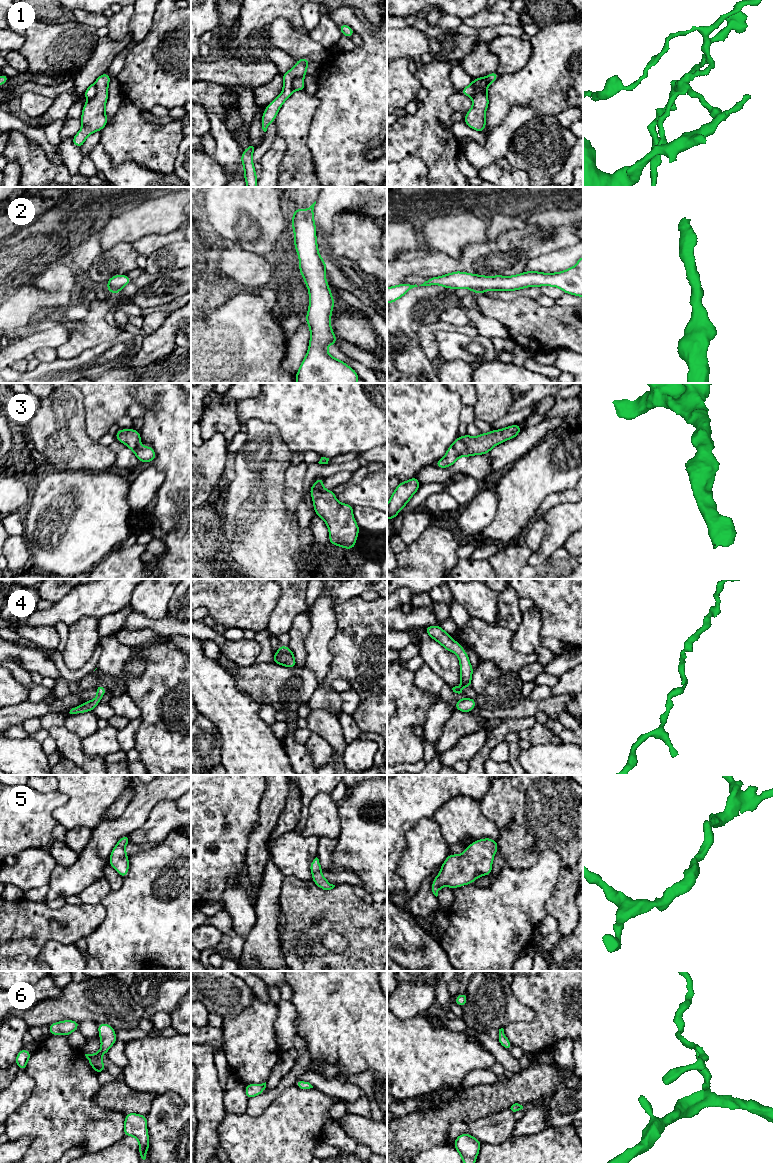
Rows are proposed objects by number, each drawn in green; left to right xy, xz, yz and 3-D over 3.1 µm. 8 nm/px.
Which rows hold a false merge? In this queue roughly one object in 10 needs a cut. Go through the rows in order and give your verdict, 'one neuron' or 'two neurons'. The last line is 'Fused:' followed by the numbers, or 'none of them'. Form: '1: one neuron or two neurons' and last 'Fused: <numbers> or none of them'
1: two neurons
2: one neuron
3: one neuron
4: one neuron
5: one neuron
6: one neuron
Fused: 1

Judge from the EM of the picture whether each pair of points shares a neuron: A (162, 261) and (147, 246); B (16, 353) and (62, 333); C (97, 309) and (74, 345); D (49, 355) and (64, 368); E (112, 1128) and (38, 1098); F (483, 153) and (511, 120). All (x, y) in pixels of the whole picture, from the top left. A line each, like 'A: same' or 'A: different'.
A: different
B: same
C: same
D: different
E: same
F: same

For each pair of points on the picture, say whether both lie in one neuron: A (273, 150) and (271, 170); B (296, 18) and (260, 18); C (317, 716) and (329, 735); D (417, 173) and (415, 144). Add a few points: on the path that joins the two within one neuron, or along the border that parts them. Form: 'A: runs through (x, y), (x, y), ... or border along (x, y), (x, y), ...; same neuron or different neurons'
A: runs through (273, 155), (271, 165); same neuron
B: runs through (287, 11), (269, 11); same neuron
C: runs through (322, 721), (329, 730); same neuron
D: border along (397, 161), (418, 157), (424, 163), (428, 176); different neurons

